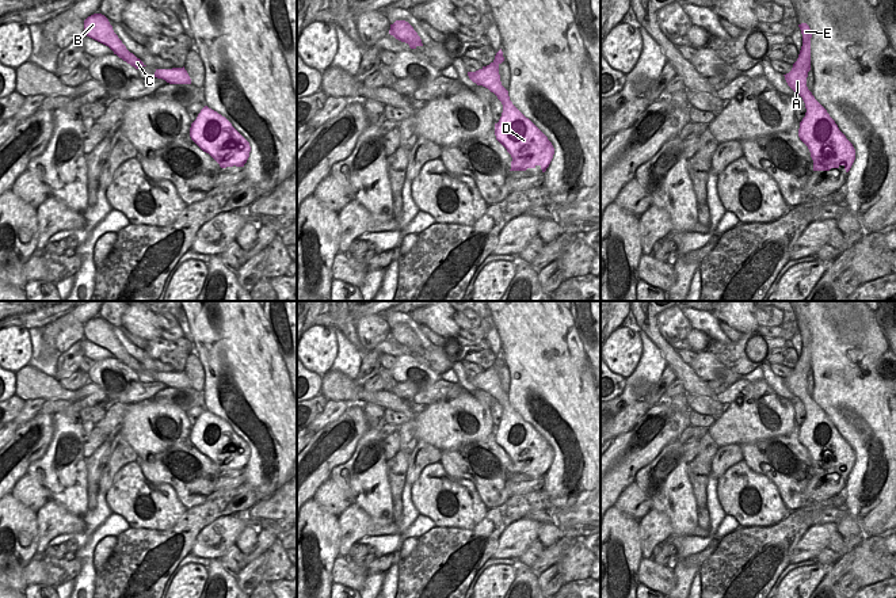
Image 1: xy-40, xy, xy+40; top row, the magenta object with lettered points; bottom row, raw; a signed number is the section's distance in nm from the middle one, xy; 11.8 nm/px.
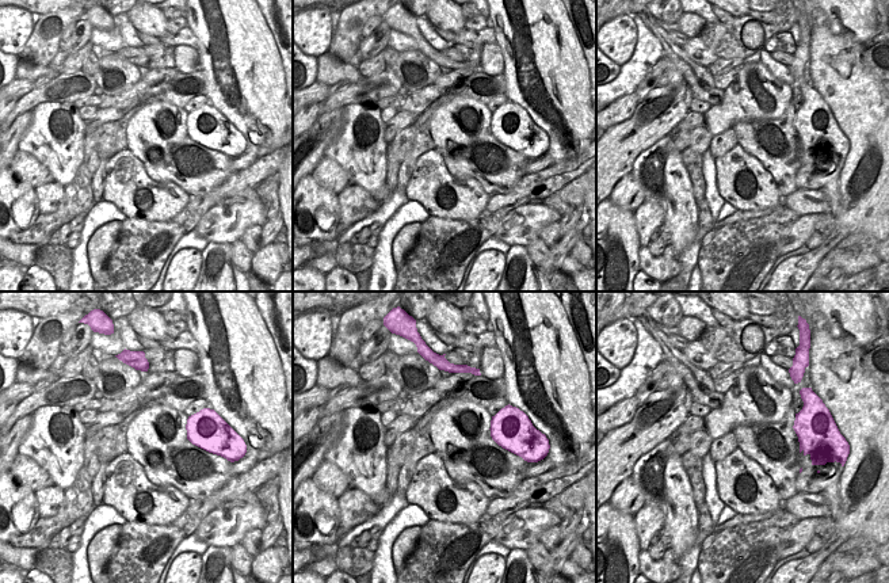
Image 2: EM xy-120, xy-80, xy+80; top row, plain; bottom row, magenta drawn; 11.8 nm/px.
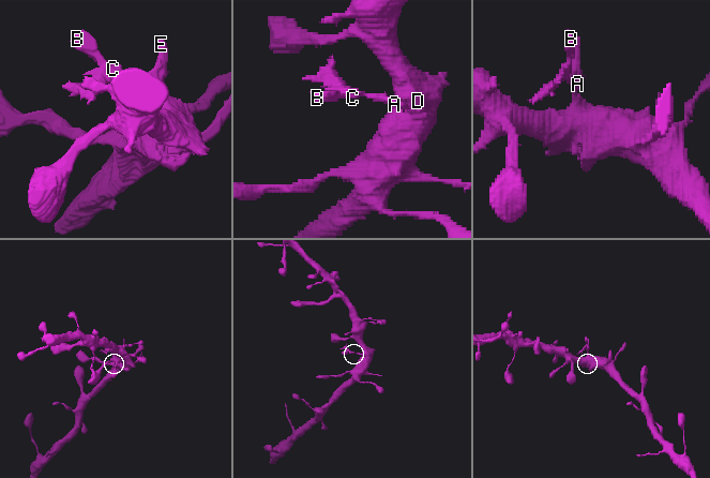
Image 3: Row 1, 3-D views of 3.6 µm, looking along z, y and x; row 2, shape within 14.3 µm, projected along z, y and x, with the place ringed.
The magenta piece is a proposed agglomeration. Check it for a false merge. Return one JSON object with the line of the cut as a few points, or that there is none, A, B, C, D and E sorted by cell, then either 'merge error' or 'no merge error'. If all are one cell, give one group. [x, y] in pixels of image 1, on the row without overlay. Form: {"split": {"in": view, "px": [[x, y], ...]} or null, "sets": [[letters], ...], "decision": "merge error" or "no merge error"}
{"split": {"in": "xy", "px": [[504, 392], [494, 396]]}, "sets": [["A", "B", "C", "E"], ["D"]], "decision": "merge error"}

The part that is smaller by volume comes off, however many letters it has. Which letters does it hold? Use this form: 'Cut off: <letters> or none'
Cut off: A, B, C, E

